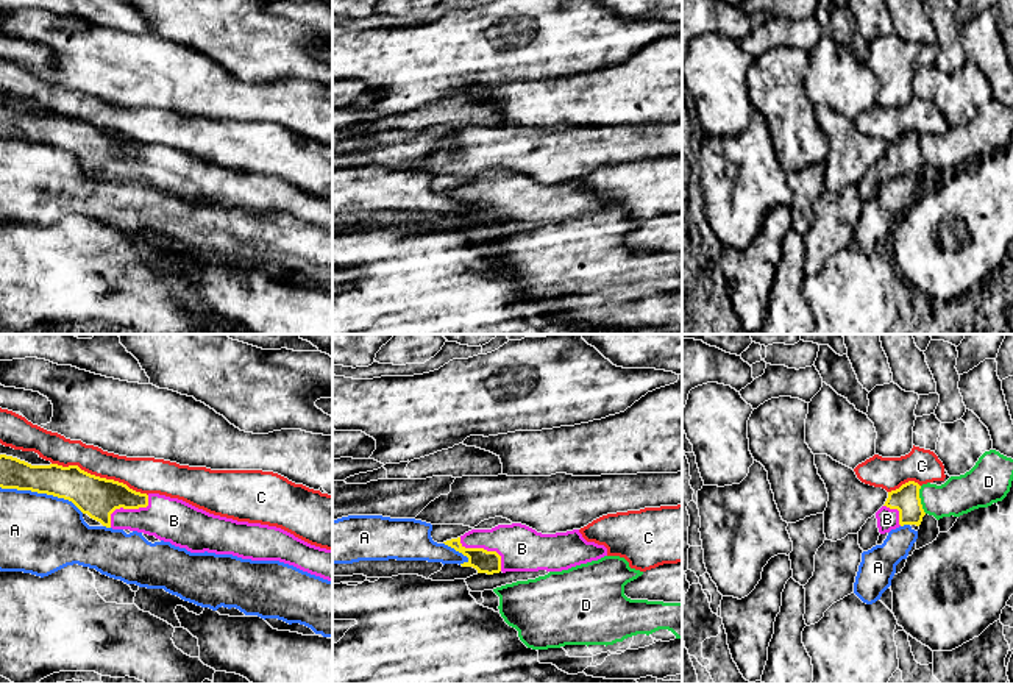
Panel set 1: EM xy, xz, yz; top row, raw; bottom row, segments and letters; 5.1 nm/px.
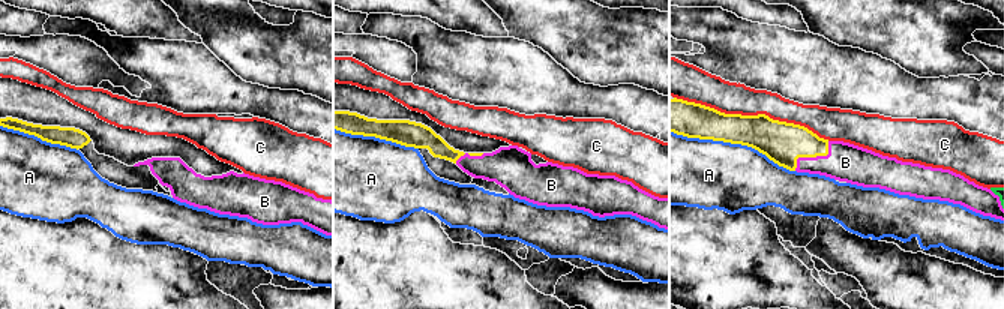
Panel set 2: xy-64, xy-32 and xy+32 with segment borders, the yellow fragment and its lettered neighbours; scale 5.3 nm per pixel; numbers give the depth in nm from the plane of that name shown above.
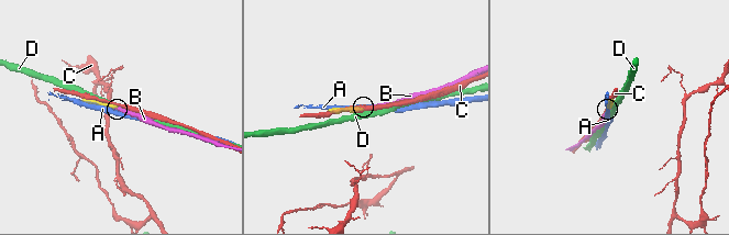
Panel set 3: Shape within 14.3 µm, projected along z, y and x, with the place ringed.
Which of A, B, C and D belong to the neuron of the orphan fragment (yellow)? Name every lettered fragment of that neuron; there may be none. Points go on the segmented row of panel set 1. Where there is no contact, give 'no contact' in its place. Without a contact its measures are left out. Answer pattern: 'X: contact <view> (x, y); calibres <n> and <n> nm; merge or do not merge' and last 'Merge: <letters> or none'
A: contact xy (42, 492); calibres 200 and 420 nm; do not merge
B: contact xz (486, 550); calibres 120 and 240 nm; merge
C: contact xy (99, 477); calibres 200 and 190 nm; do not merge
D: contact yz (920, 500); calibres 140 and 200 nm; do not merge
Merge: B

